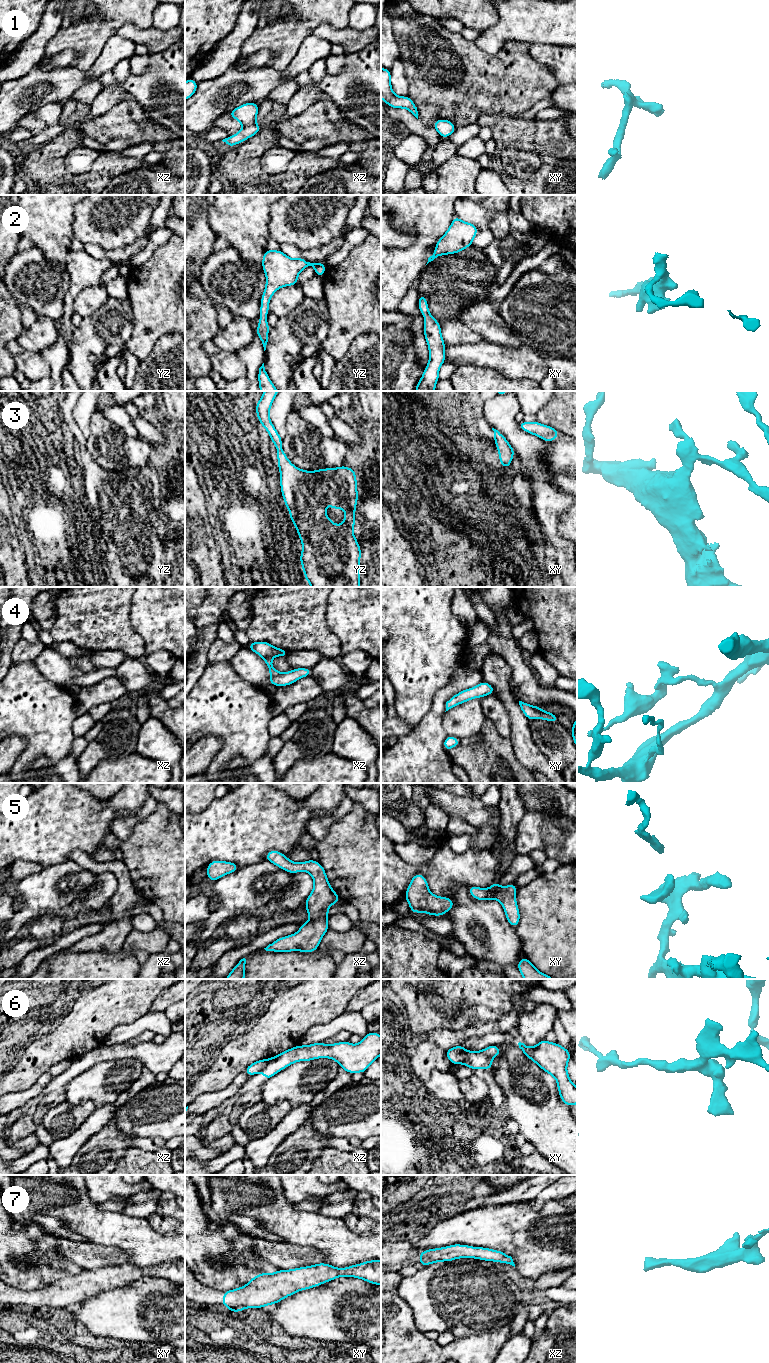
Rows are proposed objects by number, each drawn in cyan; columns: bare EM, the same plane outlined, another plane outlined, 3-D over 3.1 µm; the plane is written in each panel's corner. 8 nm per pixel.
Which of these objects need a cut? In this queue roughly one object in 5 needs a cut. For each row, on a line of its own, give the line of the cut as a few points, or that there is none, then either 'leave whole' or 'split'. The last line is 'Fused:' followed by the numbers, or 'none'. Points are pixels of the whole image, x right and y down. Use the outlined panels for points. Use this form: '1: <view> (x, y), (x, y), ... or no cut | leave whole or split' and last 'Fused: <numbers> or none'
1: no cut | leave whole
2: no cut | leave whole
3: no cut | leave whole
4: no cut | leave whole
5: no cut | leave whole
6: xy (466, 1051), (463, 1062) | split
7: no cut | leave whole
Fused: 6

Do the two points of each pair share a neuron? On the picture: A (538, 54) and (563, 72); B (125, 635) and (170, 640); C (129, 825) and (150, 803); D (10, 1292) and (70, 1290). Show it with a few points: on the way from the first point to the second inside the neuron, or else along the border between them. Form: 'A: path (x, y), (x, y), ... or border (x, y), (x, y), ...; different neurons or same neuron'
A: path (544, 54), (557, 66); same neuron
B: border (129, 617), (133, 629), (145, 643), (145, 654); different neurons
C: path (135, 819), (146, 809); same neuron
D: path (25, 1297), (49, 1297), (55, 1295); same neuron

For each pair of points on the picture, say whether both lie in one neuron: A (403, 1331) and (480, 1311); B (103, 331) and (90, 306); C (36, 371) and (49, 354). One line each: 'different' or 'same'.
A: different
B: different
C: different

